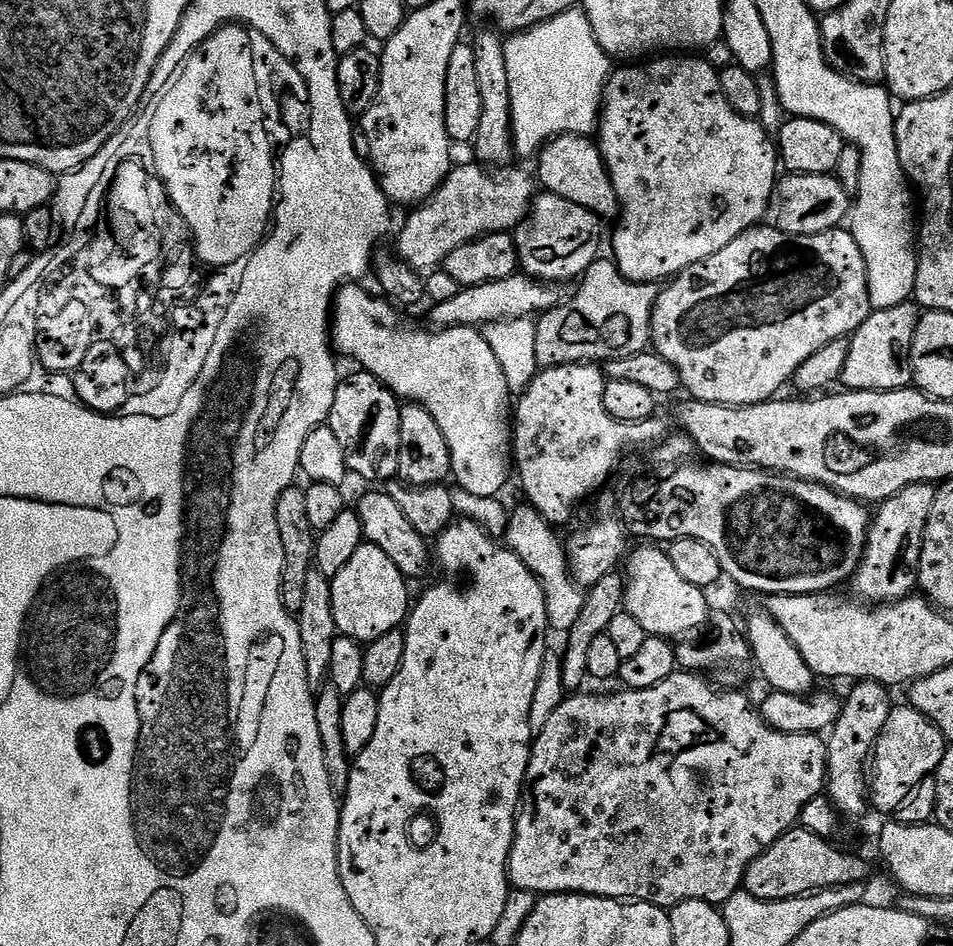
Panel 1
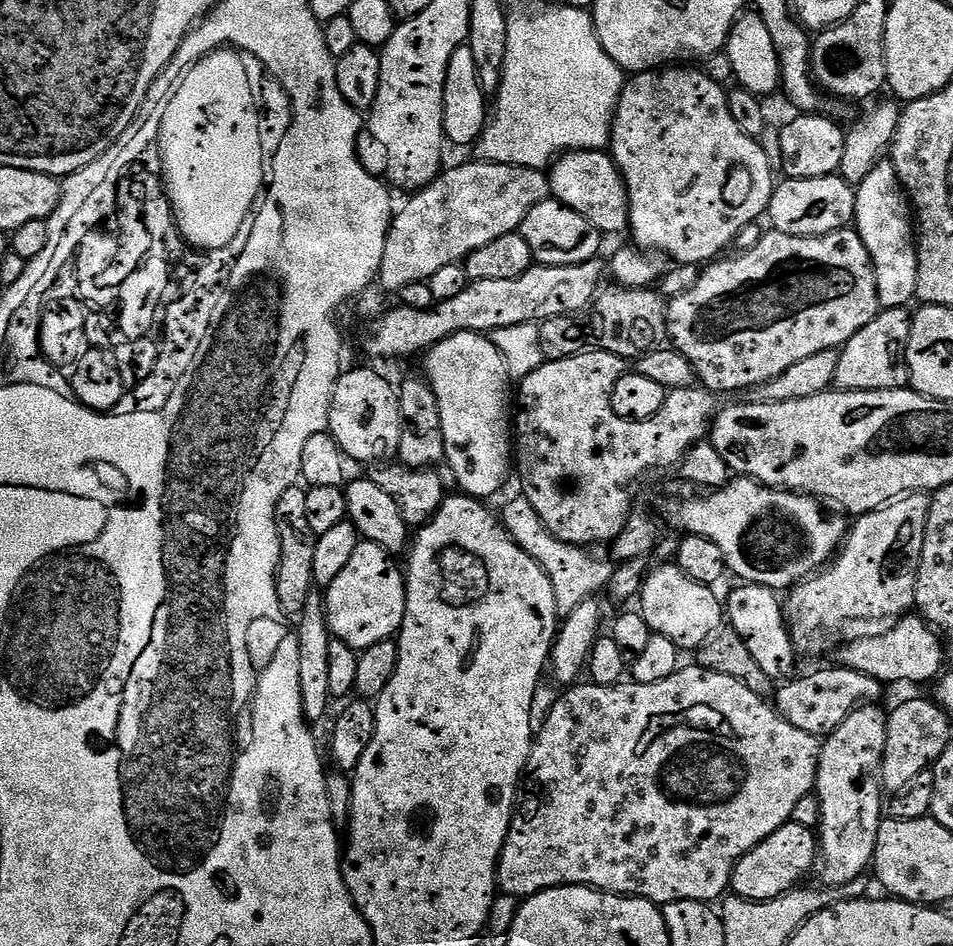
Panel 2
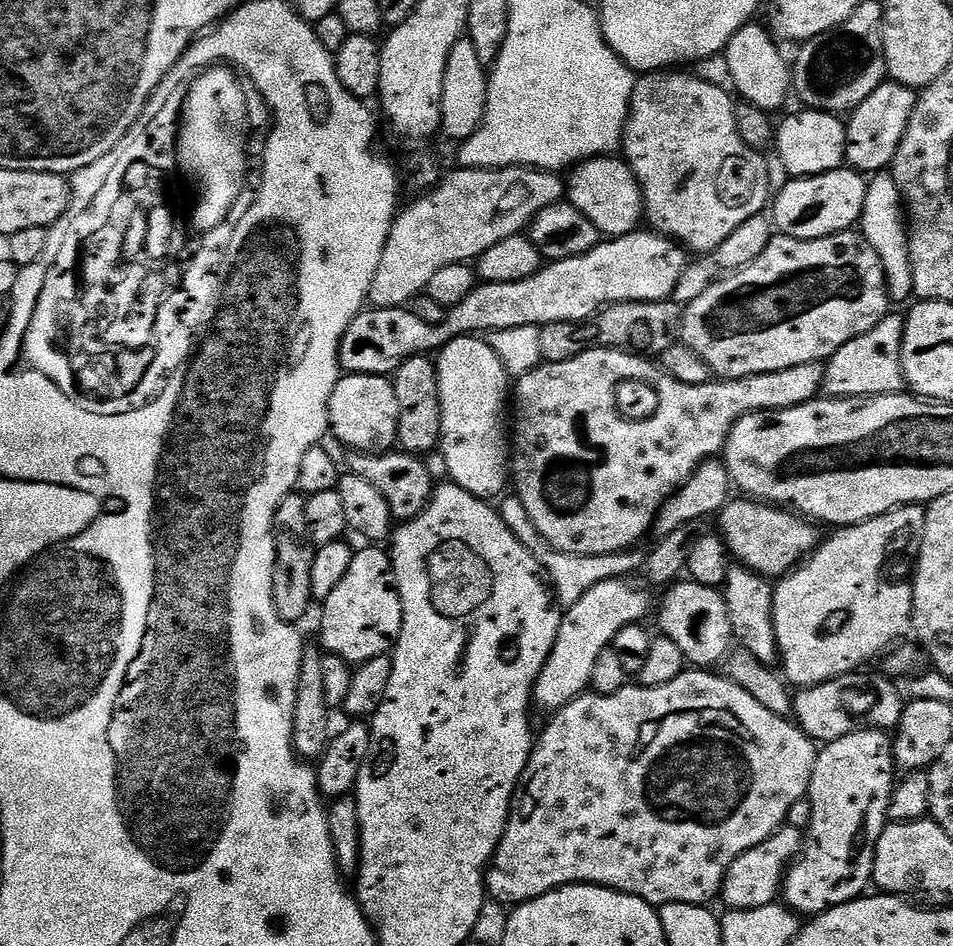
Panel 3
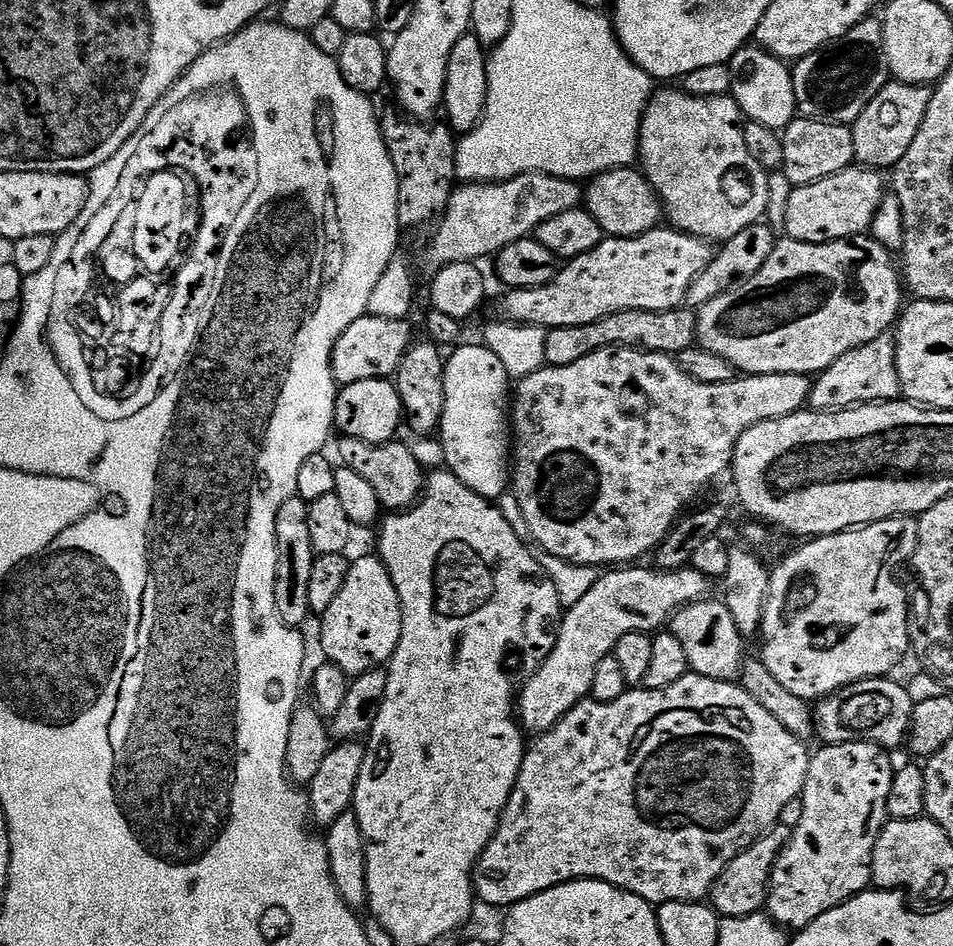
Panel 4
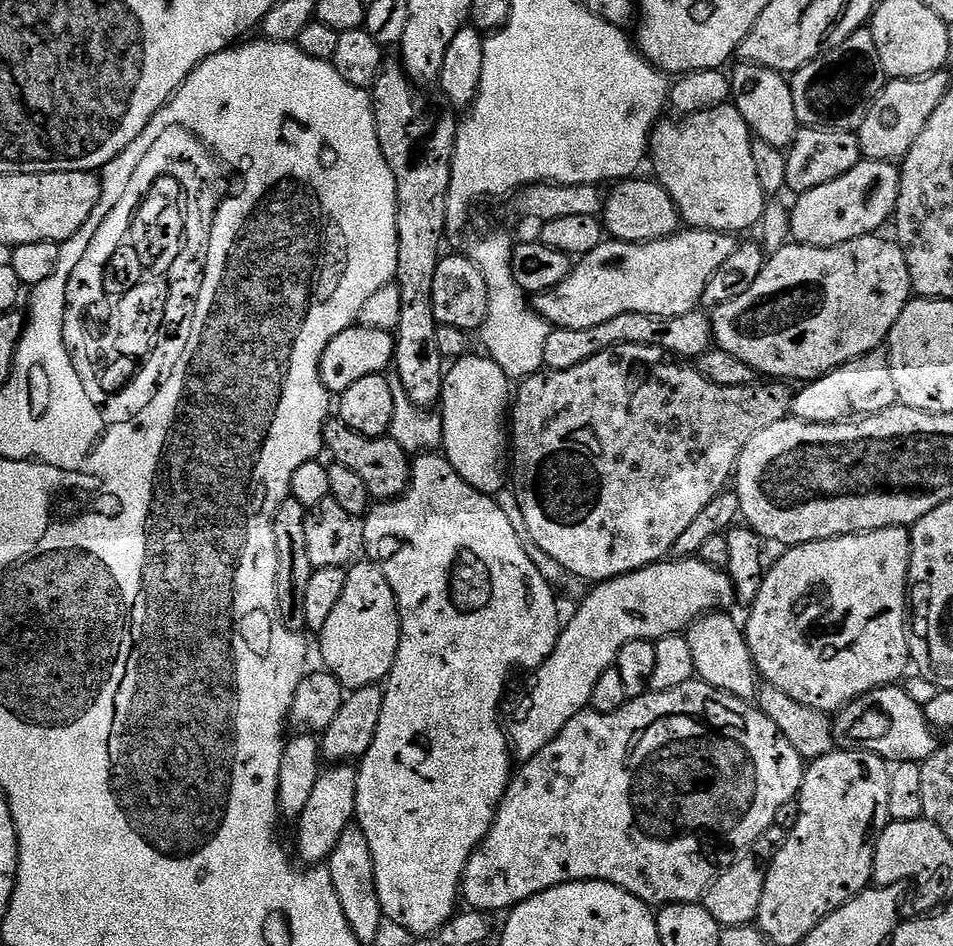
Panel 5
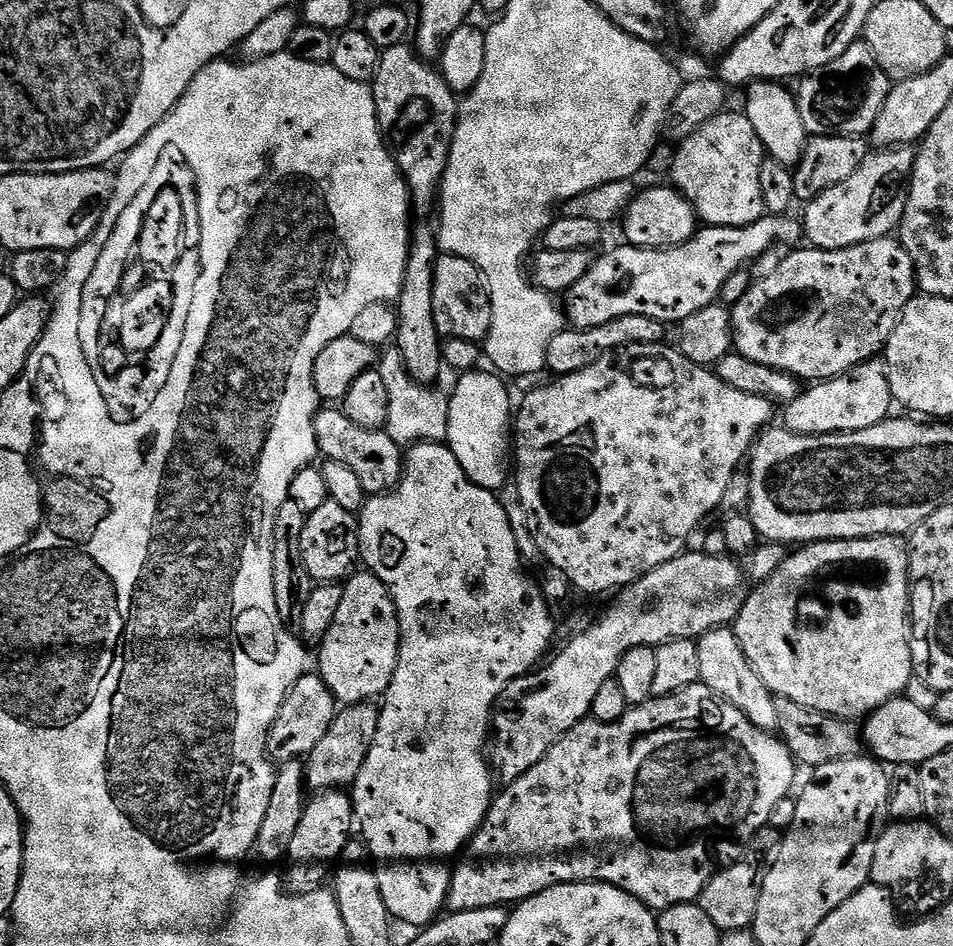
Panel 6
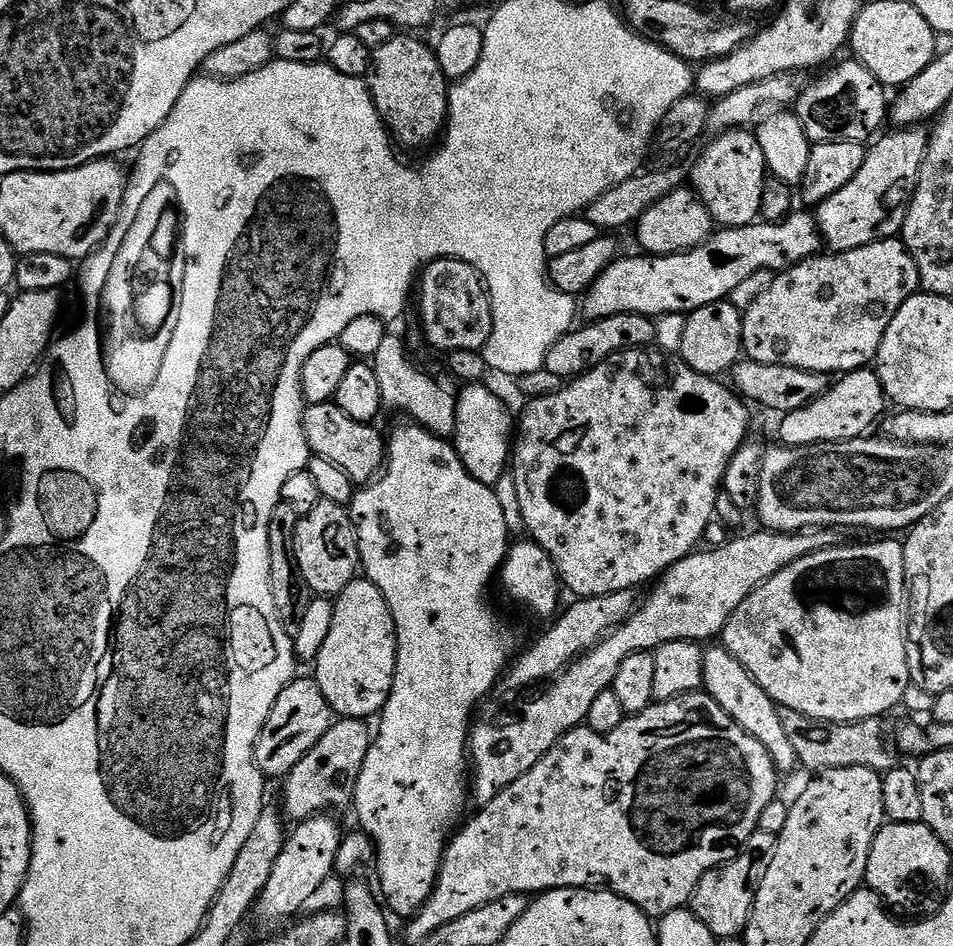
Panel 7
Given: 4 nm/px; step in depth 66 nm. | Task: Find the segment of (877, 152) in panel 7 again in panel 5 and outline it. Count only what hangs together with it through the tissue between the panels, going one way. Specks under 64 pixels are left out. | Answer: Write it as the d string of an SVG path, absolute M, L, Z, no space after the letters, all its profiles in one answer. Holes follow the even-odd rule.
M861 159L860 164L854 166L854 170L842 174L842 178L834 178L834 182L826 182L826 186L814 186L814 190L806 190L795 197L796 205L792 204L790 208L791 239L797 244L829 248L845 244L854 238L879 233L880 227L895 217L899 193L900 170L895 163Z

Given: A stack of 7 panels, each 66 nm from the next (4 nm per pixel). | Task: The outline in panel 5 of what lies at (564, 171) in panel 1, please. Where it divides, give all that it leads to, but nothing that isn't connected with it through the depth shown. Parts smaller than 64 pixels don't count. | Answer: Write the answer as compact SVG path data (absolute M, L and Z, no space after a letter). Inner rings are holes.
M629 178L619 181L613 192L607 193L602 223L613 240L625 240L631 244L645 244L651 240L665 240L681 227L680 211L674 206L670 194L655 179Z

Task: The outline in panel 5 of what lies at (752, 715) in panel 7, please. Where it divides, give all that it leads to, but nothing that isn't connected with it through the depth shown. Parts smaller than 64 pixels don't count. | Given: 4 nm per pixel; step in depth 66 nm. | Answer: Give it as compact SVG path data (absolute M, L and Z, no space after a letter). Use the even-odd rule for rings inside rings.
M723 611L700 617L686 635L690 642L690 654L694 654L696 676L719 692L728 692L740 700L755 701L758 696L758 673L756 663L744 639L741 625L735 624Z

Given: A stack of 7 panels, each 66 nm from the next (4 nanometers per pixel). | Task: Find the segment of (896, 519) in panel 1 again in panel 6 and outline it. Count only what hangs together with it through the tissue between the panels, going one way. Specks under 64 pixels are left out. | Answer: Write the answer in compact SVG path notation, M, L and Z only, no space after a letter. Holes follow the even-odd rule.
M867 536L861 540L818 540L814 544L805 544L793 552L796 552L793 556L792 553L785 555L782 566L778 566L778 570L774 570L772 577L759 581L749 591L748 600L742 606L734 625L742 654L746 654L754 674L758 674L758 678L762 678L762 682L771 690L773 697L789 700L815 712L824 712L827 716L841 718L860 716L859 718L862 718L888 700L897 699L914 678L910 643L907 543L899 536Z

